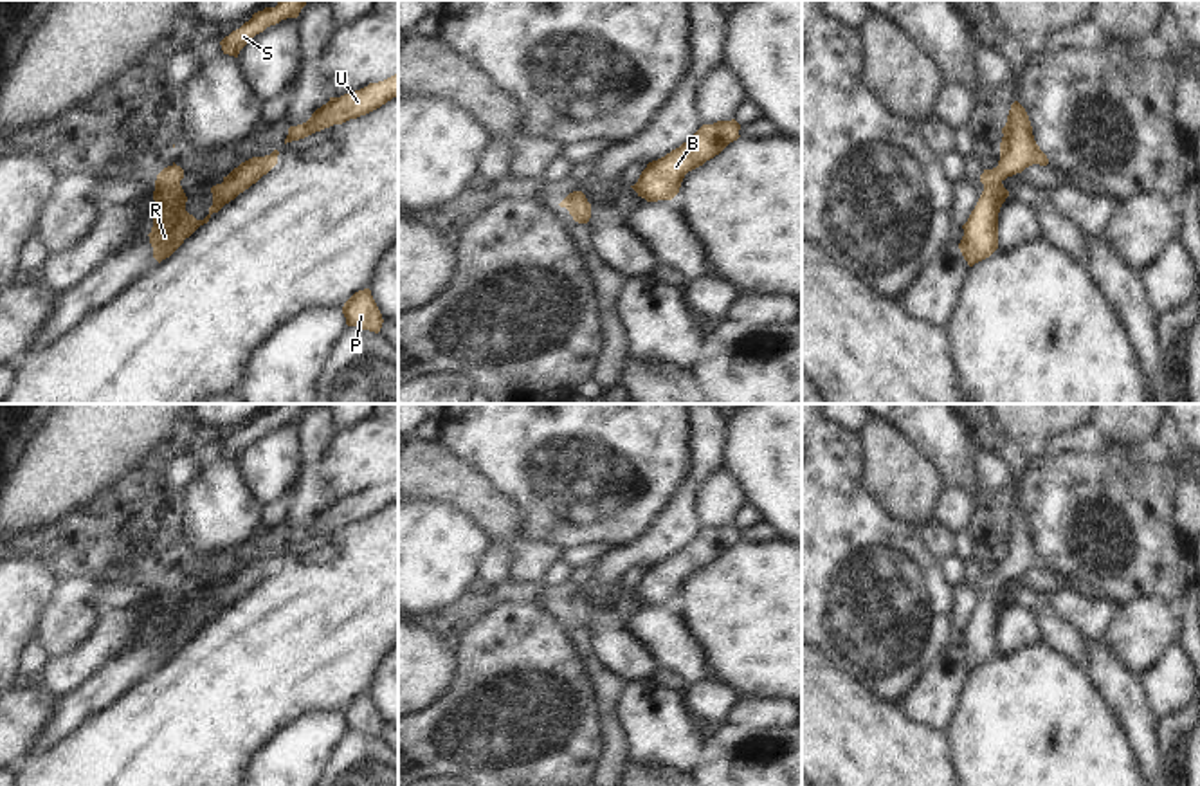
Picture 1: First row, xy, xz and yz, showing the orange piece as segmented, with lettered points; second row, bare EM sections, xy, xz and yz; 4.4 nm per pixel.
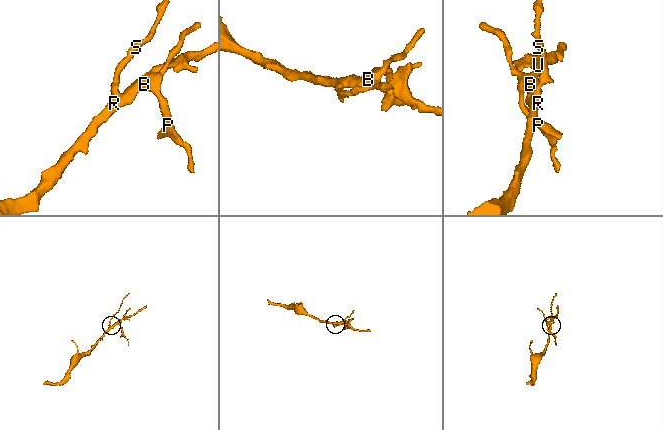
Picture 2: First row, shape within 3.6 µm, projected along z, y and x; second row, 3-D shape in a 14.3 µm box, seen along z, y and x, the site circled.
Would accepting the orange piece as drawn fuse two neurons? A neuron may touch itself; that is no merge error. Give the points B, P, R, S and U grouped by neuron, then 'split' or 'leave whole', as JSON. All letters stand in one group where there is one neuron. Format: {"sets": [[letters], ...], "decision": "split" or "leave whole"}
{"sets": [["B", "P", "R", "S", "U"]], "decision": "leave whole"}

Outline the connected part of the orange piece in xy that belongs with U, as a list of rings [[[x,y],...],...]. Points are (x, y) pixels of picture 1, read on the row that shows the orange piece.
[[[398,74],[378,83],[369,83],[368,87],[344,94],[341,97],[330,97],[330,101],[317,108],[306,123],[288,128],[285,144],[305,139],[333,124],[342,124],[350,119],[366,115],[396,96]]]

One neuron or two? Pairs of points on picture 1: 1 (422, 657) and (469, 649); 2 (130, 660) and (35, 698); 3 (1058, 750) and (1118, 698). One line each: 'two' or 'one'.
1: two
2: two
3: two

